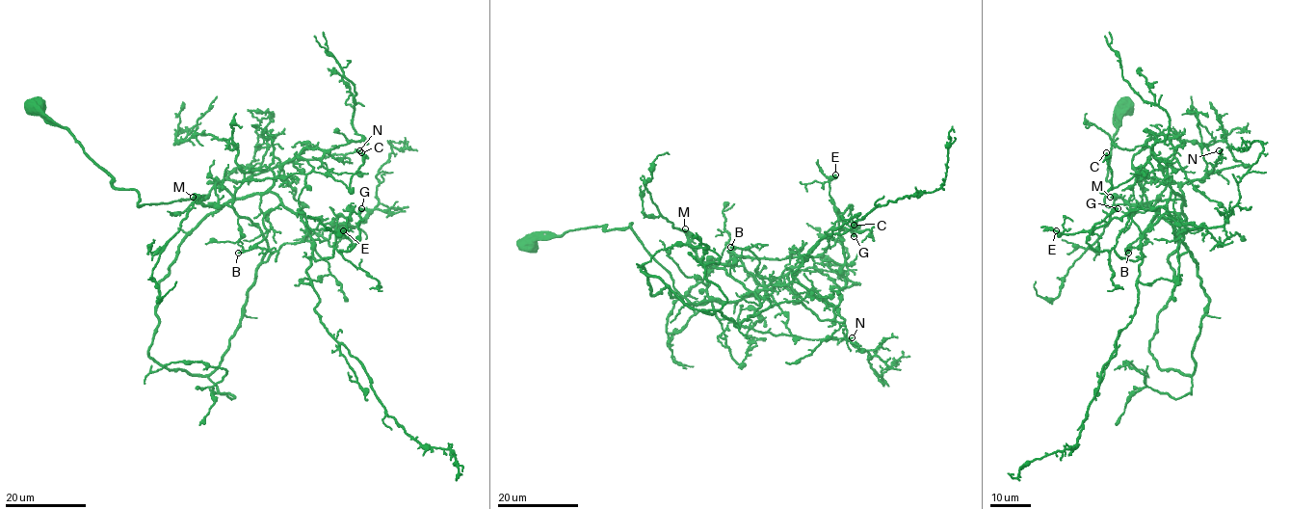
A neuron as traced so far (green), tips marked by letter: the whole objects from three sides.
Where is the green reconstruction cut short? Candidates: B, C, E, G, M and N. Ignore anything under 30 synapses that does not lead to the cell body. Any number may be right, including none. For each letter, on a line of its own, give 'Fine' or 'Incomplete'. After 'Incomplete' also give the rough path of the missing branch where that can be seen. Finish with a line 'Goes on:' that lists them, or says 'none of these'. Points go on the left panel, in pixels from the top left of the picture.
B: Incomplete. Course of what is missing: (238, 253), (226, 255), (199, 254), (166, 242), (147, 265), (148, 270), (141, 273)
C: Fine
E: Fine
G: Fine
M: Fine
N: Incomplete. Course of what is missing: (359, 150), (364, 151), (380, 141), (398, 119), (400, 95), (393, 89)
Goes on: B, N

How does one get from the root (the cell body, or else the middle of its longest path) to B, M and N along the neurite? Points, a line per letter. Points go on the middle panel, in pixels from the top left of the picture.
B: (530, 243), (631, 223), (692, 303), (736, 301), (773, 285), (755, 272), (759, 261), (750, 252), (730, 247)
M: (530, 243), (631, 223), (683, 296), (697, 304), (725, 302), (708, 295), (710, 260), (697, 257), (685, 228)
N: (530, 243), (631, 223), (683, 296), (697, 304), (725, 302), (712, 302), (718, 318), (776, 335), (852, 337)

